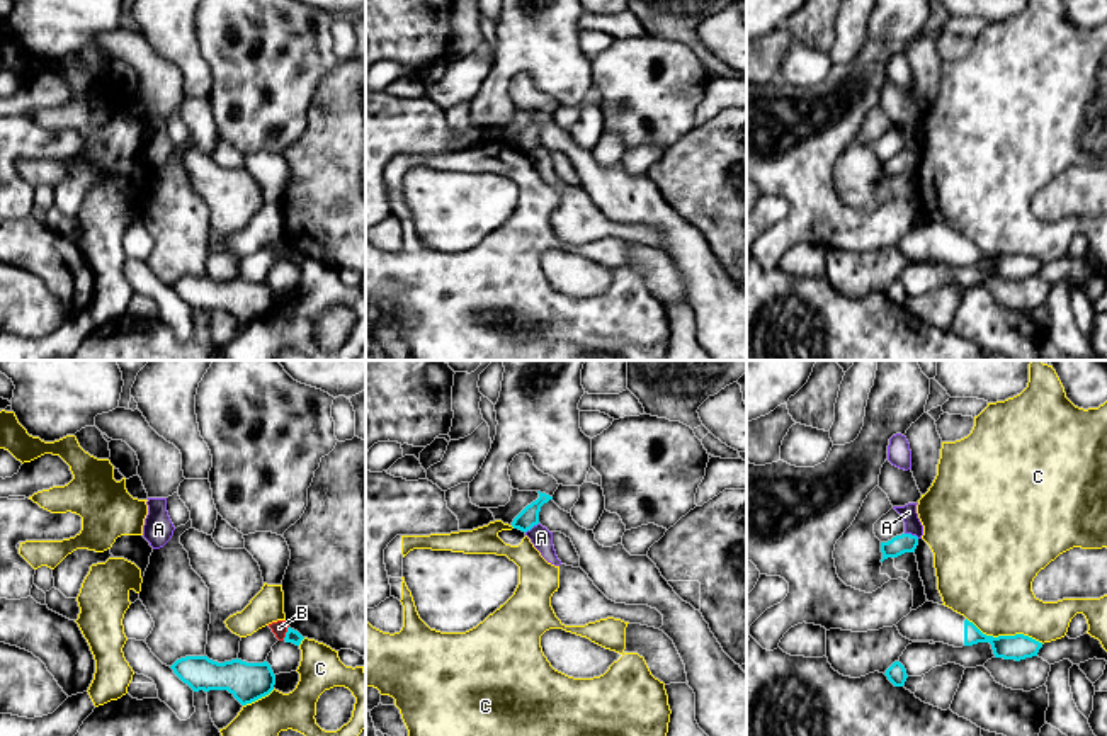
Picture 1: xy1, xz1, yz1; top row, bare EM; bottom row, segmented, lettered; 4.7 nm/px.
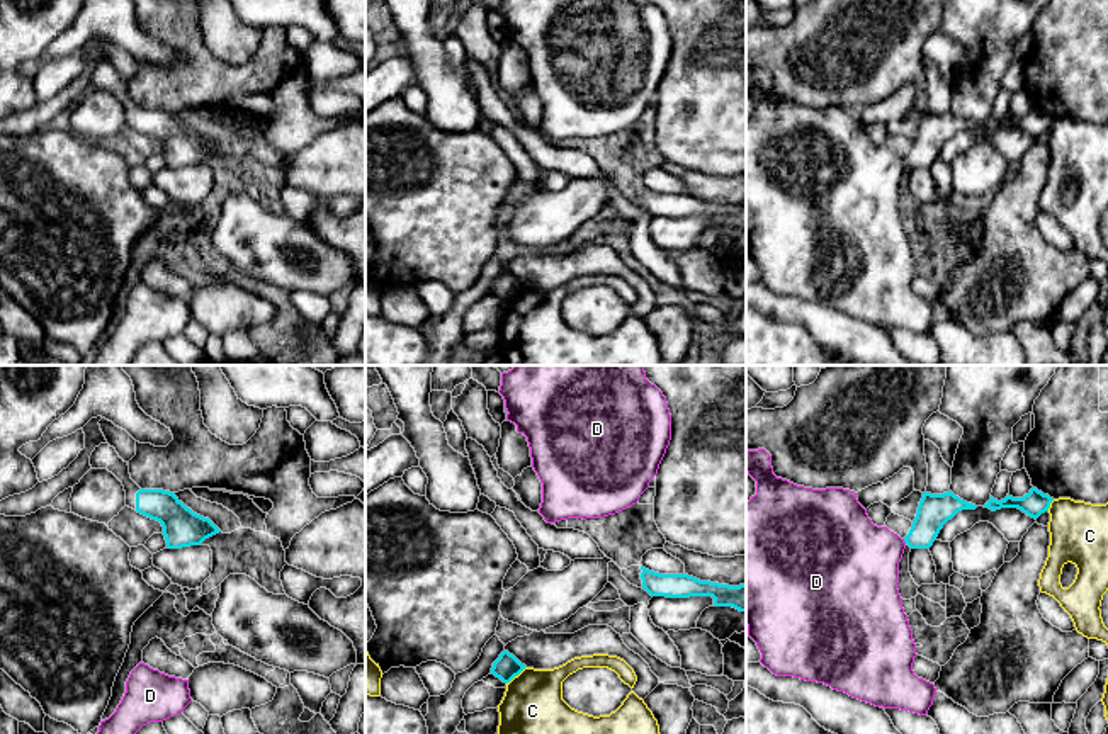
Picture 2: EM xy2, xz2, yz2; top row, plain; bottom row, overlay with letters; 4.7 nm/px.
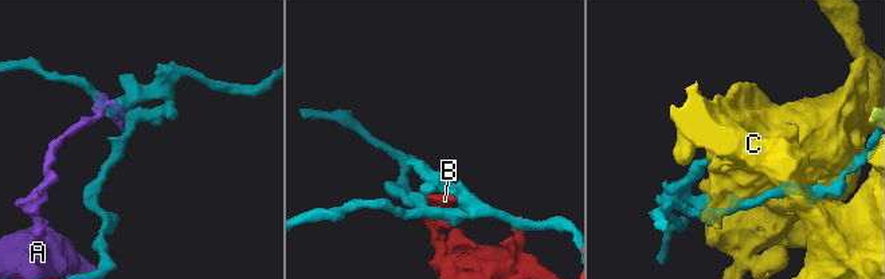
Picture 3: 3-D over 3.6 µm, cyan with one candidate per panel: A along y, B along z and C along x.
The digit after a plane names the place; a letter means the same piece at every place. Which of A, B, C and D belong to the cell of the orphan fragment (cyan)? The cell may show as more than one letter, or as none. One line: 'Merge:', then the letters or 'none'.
Merge: D

